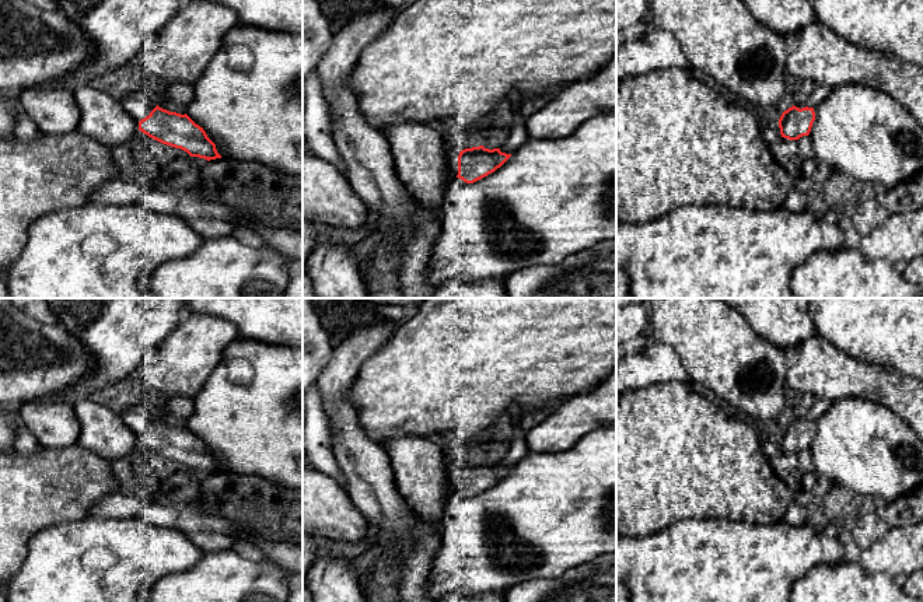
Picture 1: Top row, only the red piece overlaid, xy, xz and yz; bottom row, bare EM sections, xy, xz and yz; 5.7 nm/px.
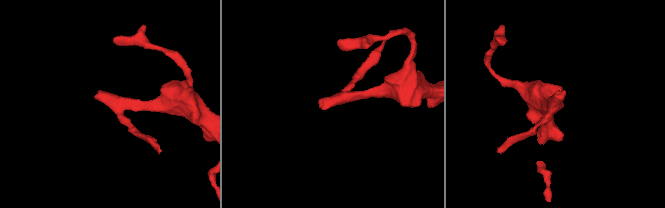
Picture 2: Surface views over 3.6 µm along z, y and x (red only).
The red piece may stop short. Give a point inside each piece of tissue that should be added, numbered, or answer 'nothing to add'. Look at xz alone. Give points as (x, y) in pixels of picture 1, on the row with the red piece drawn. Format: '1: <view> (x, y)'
1: xz (453, 167)

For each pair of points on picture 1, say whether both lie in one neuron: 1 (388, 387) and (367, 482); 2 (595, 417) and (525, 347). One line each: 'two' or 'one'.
1: two
2: two

